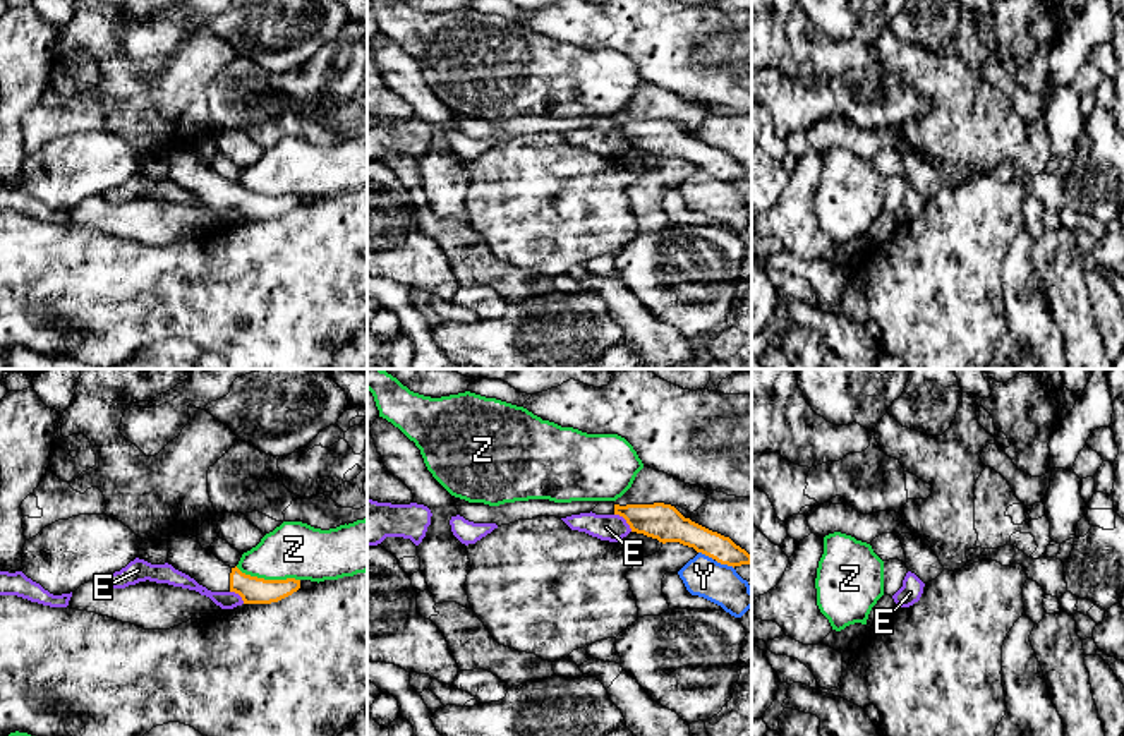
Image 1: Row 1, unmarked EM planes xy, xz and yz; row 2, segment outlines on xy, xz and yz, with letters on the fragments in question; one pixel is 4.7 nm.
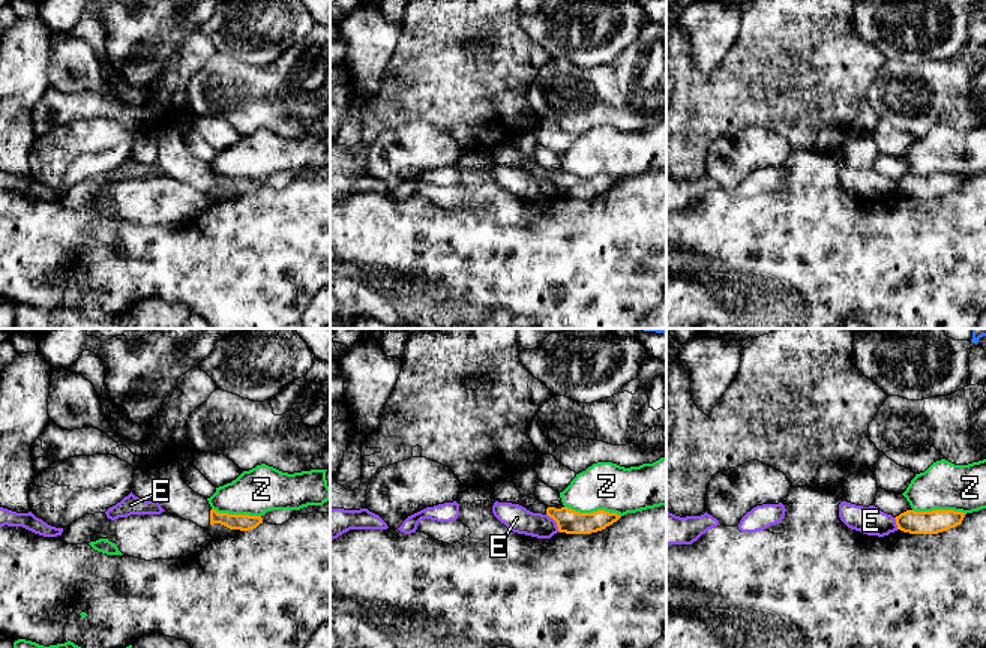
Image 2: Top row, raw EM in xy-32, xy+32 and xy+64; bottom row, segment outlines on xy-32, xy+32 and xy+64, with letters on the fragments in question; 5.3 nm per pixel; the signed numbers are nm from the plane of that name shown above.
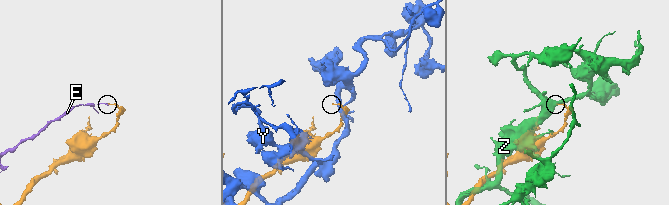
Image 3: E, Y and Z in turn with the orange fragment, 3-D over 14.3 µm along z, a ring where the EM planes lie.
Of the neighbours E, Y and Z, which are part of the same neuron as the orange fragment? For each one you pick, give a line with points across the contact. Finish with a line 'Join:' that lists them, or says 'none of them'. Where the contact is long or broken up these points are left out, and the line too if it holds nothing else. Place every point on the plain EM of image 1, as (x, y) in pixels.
Join: none of them

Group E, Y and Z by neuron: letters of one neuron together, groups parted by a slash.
E / Y / Z

